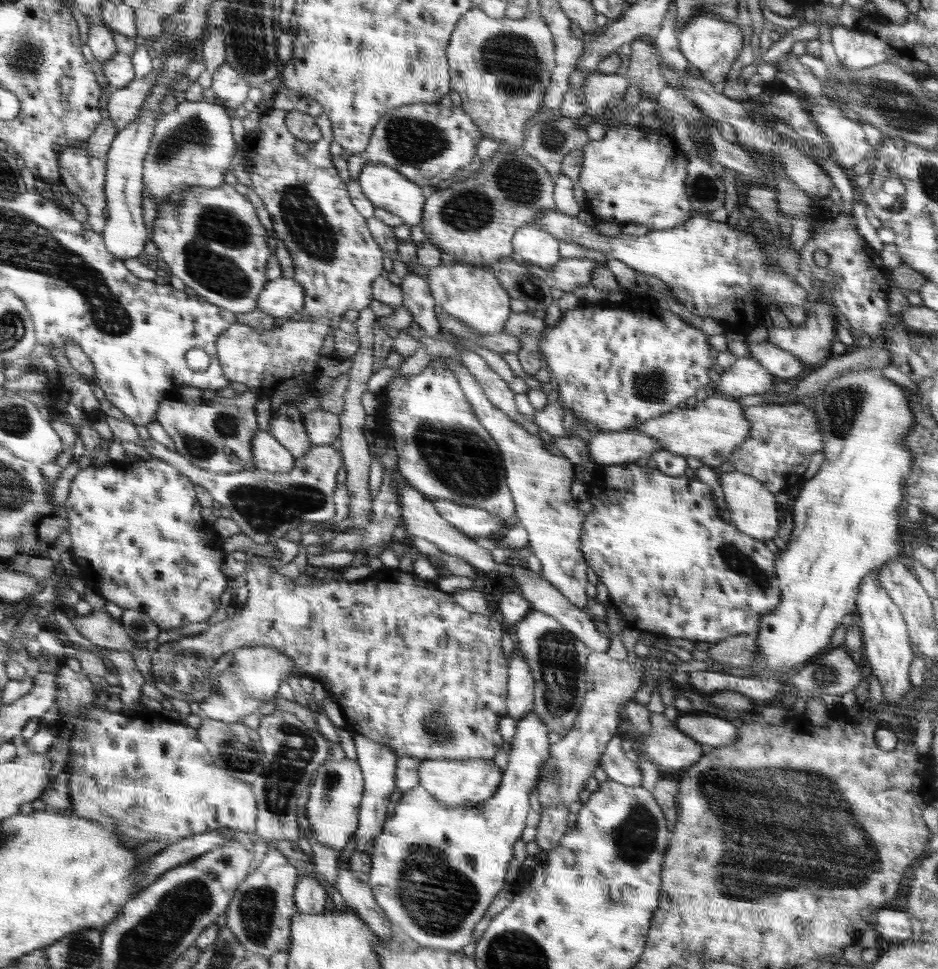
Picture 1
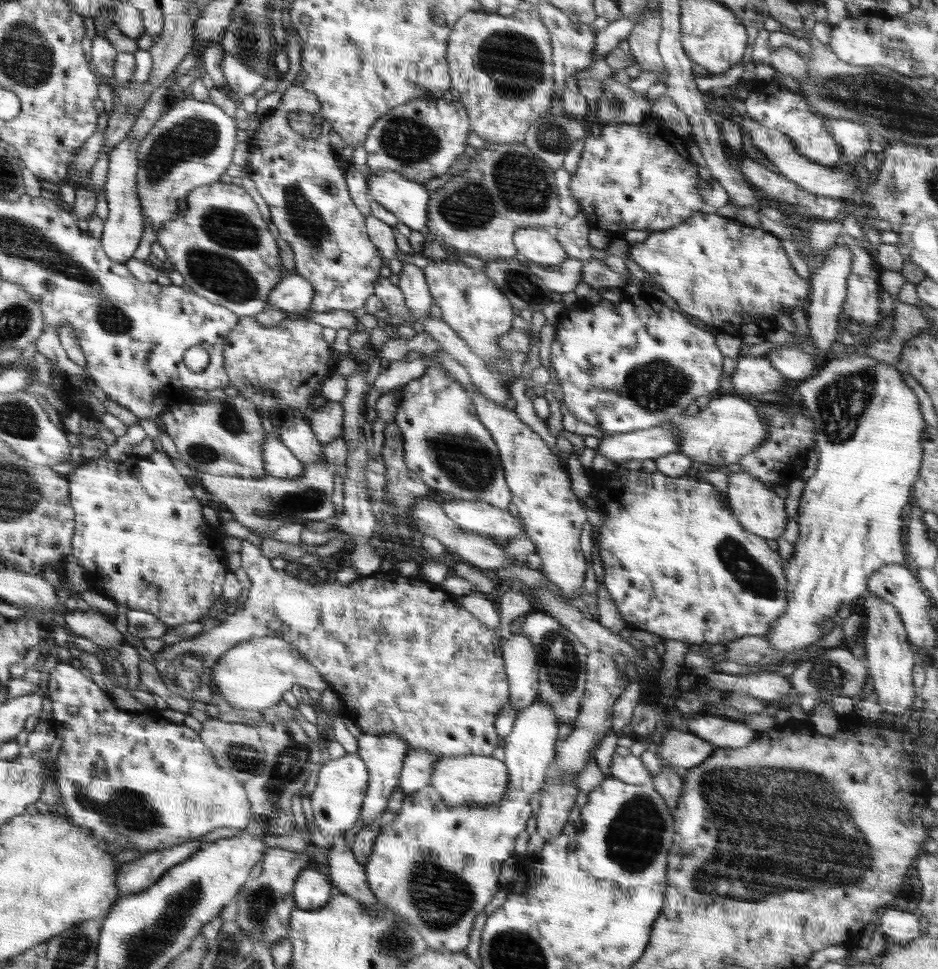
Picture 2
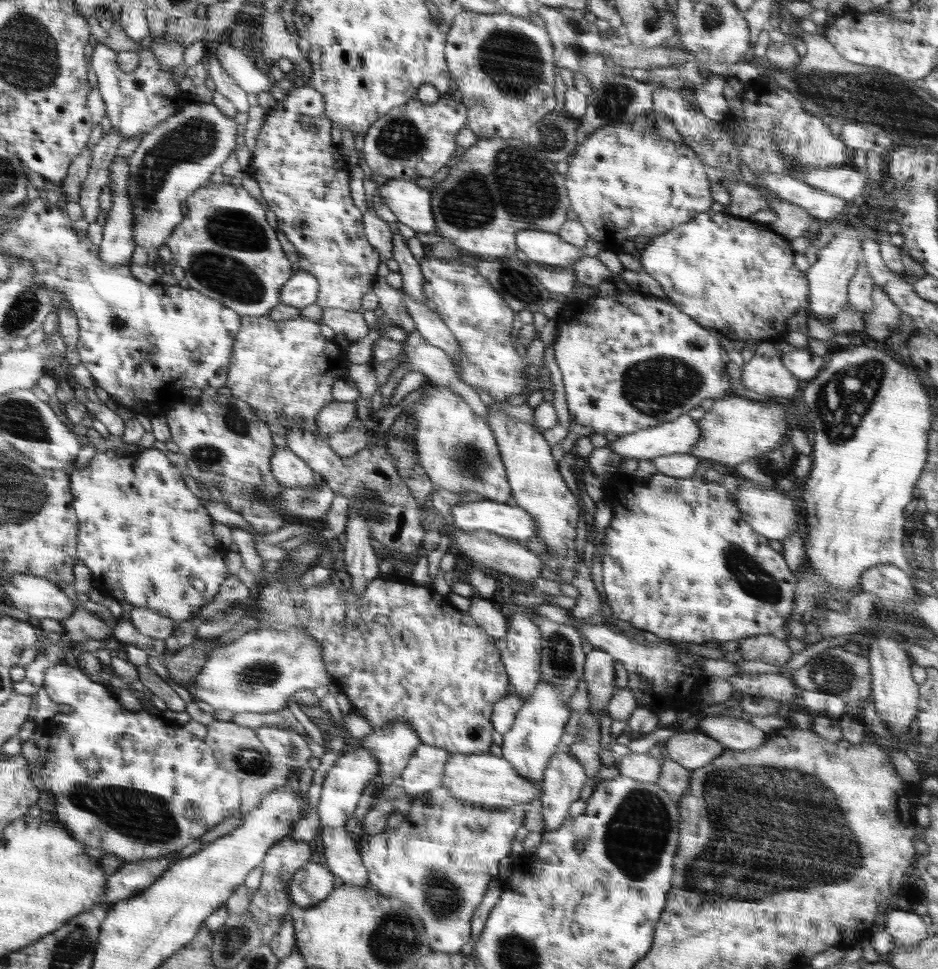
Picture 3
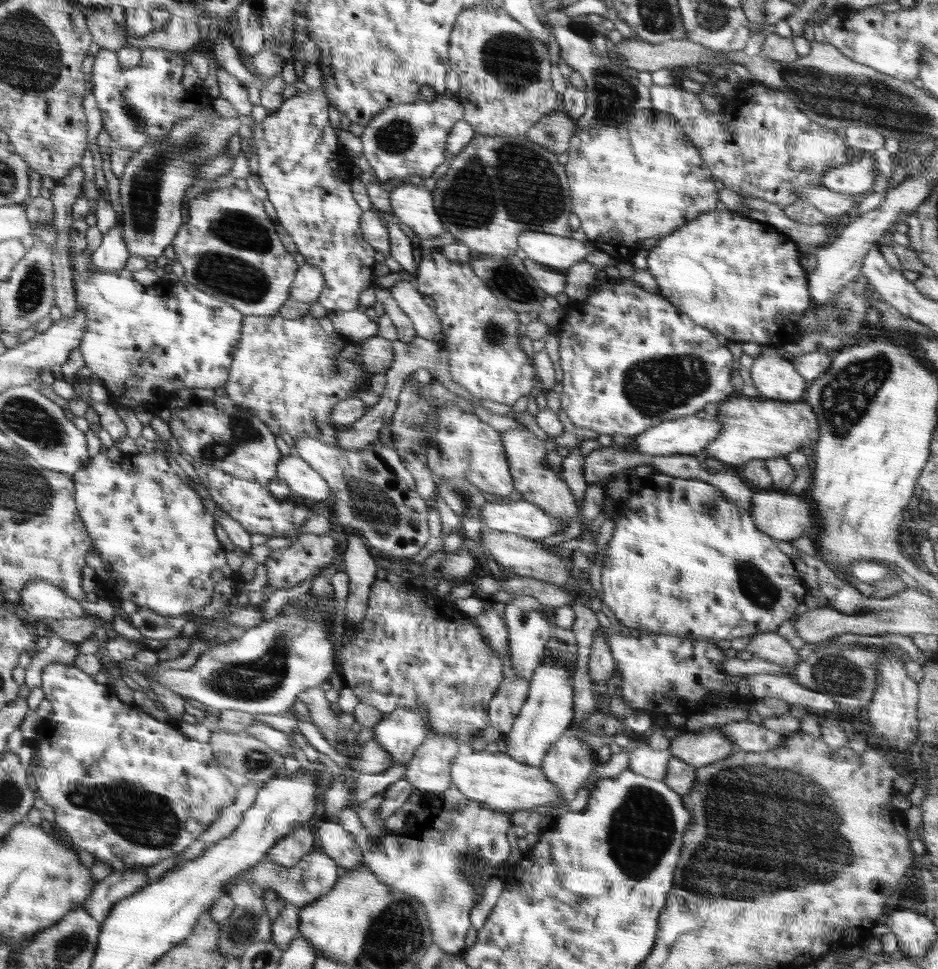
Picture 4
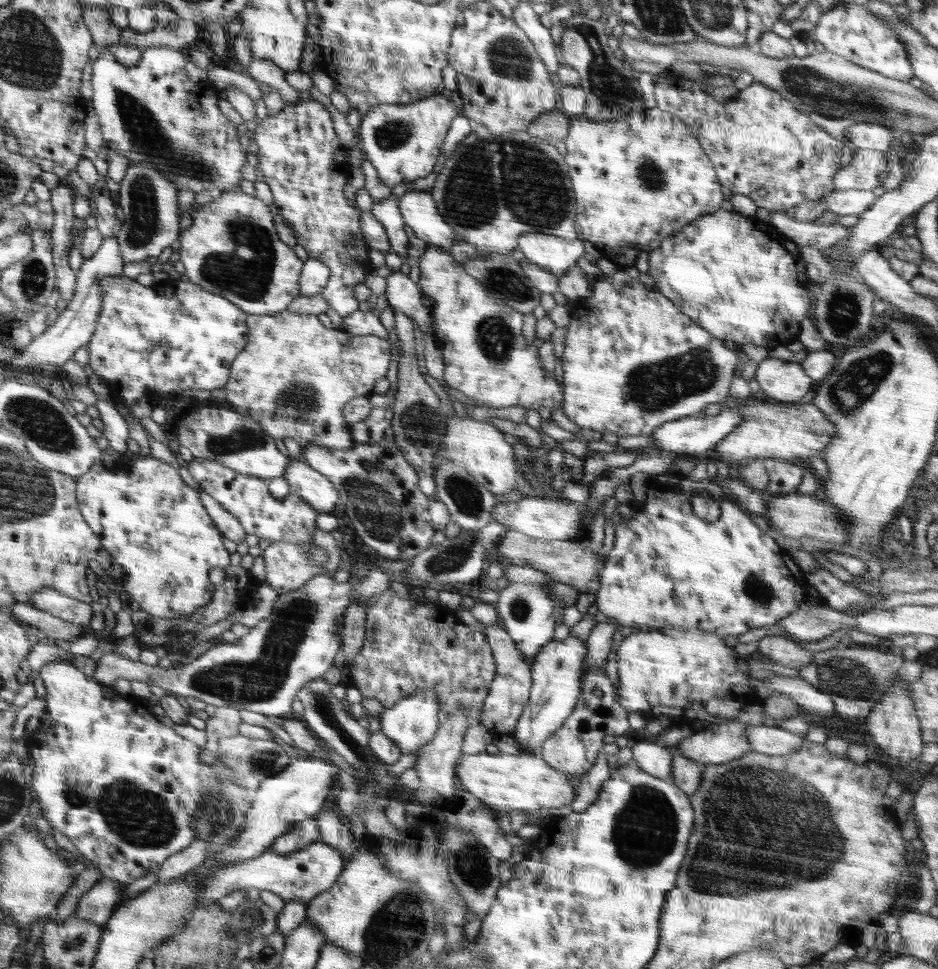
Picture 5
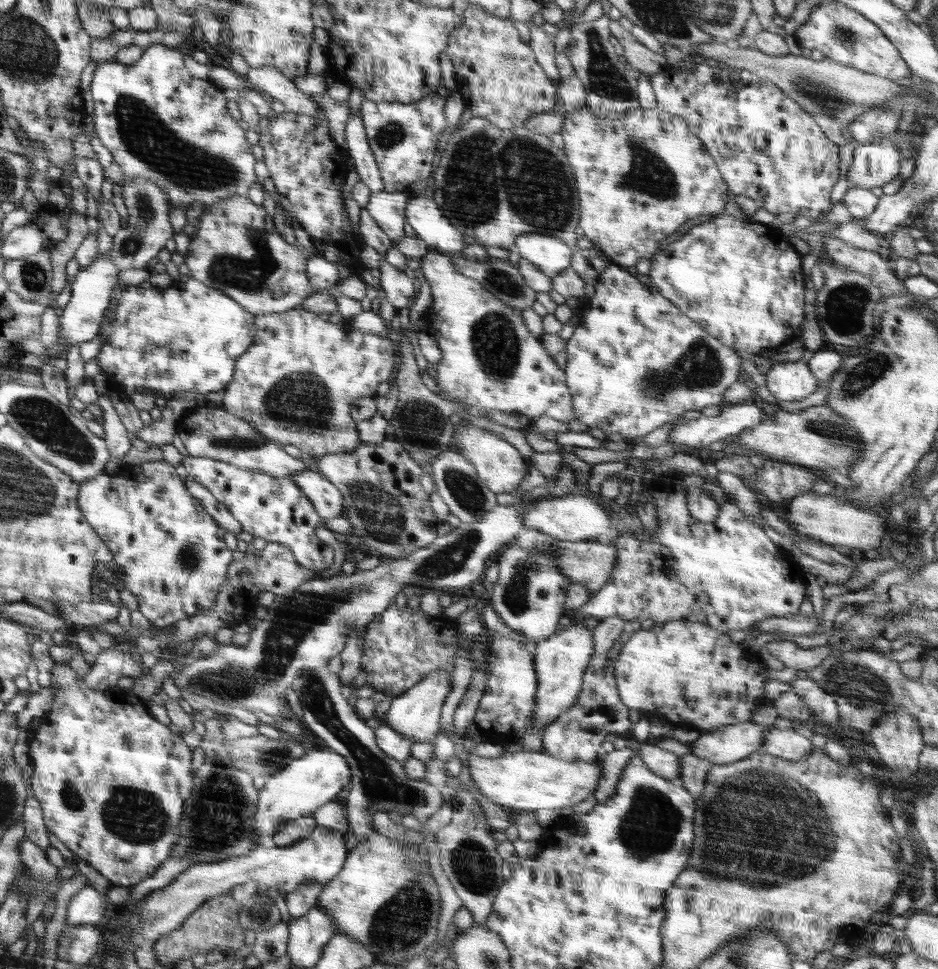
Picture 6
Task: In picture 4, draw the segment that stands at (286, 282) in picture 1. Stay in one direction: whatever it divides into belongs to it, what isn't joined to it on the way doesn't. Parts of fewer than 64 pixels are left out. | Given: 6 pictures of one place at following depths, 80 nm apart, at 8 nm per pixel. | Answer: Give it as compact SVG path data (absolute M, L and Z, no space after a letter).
M301 263L291 284L289 299L298 302L313 302L320 296L323 288L322 271L318 267Z

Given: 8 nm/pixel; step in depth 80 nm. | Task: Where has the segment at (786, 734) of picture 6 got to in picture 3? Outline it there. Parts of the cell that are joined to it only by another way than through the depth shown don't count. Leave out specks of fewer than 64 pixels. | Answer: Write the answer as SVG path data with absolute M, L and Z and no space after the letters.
M723 715L703 719L698 732L721 742L726 749L740 751L750 751L770 740L770 734L755 728L750 722Z

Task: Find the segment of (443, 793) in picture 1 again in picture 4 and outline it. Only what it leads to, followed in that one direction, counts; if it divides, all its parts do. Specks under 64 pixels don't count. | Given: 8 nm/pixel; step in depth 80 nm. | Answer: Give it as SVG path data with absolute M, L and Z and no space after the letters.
M462 751L452 759L450 767L451 782L456 785L458 791L464 794L467 799L476 801L482 808L487 810L514 812L518 809L540 808L546 806L548 808L560 800L560 793L554 787L551 780L547 779L544 771L537 766L522 764L514 760L512 756L506 753L492 753L490 751Z

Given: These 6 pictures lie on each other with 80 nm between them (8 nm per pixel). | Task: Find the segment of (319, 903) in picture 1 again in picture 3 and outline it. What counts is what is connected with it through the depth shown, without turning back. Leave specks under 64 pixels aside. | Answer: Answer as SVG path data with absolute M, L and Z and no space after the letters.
M313 855L293 874L288 883L288 894L293 906L308 908L322 902L337 884L328 865Z

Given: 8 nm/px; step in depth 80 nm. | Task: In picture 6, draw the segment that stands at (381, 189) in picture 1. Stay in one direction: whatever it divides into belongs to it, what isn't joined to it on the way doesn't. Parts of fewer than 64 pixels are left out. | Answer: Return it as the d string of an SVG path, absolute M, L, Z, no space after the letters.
M423 194L410 196L405 222L429 247L429 251L448 255L452 252L462 252L468 246L464 243L464 234L456 231L450 218L444 216L436 202Z

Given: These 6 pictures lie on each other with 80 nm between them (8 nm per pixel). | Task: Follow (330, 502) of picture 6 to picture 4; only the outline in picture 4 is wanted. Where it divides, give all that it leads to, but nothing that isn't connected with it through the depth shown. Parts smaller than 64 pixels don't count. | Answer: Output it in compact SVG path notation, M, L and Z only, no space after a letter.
M294 452L283 456L276 466L277 478L286 482L299 499L310 499L318 510L324 511L327 498L332 493L328 483Z

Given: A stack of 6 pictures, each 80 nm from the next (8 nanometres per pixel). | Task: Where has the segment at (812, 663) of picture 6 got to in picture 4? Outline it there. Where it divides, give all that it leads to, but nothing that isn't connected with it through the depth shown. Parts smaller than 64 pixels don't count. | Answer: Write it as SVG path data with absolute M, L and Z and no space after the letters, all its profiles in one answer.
M777 632L754 634L745 650L752 653L752 657L776 663L790 671L801 662L798 650Z

